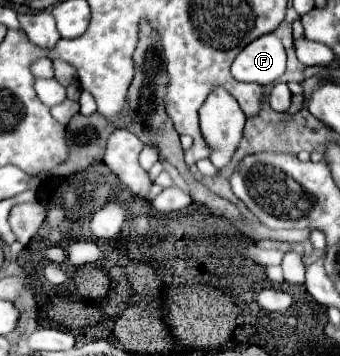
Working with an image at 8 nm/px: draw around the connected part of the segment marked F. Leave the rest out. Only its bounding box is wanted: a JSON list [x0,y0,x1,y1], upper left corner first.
[232,33,286,85]

